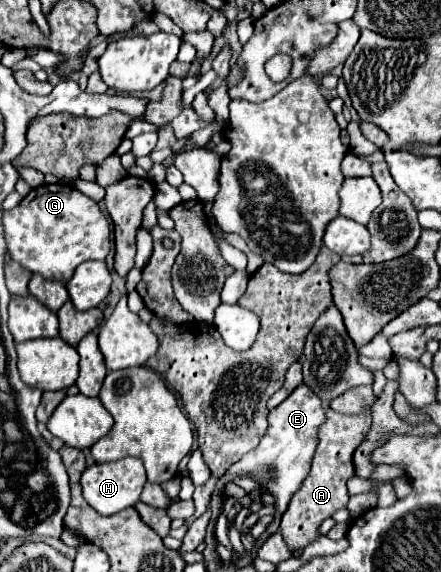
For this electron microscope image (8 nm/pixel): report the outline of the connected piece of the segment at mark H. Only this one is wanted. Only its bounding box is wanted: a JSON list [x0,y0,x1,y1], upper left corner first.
[82,457,146,516]

